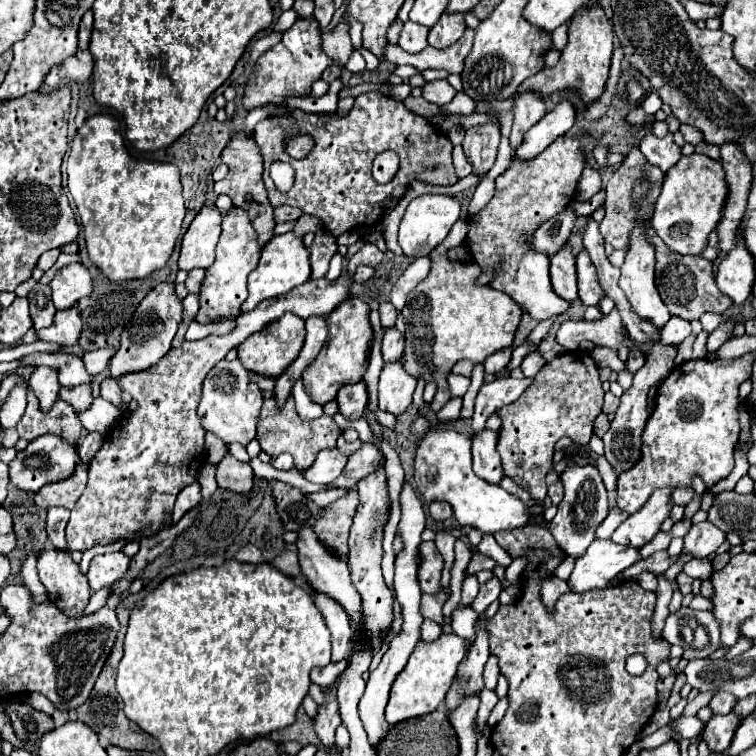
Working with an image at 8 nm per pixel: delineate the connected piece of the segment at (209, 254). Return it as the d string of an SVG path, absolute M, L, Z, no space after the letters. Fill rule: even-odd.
M215 206L201 208L181 240L179 270L209 268L215 260L215 246L221 234L221 214Z

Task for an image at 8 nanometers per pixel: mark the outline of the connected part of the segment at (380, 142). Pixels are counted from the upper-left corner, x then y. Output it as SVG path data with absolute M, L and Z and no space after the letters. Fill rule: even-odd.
M379 92L359 94L353 110L345 118L337 118L337 114L307 114L303 110L295 110L283 118L265 118L255 126L253 140L263 156L263 182L271 206L299 206L305 214L317 216L333 236L341 236L343 232L355 228L373 228L379 224L385 214L383 202L397 186L407 188L413 180L423 180L423 184L451 186L459 180L451 162L453 146L449 138L429 120L409 112L401 102L395 102ZM295 132L311 134L315 140L315 148L305 160L293 160L283 150L287 134ZM383 150L393 150L401 158L401 168L389 184L377 184L371 176L371 164ZM275 160L289 162L295 170L295 184L289 192L279 192L269 178L269 166Z

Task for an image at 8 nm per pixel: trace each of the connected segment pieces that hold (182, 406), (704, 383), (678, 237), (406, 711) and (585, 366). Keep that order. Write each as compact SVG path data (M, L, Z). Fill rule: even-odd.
M347 274L339 276L335 282L327 282L325 278L305 282L279 298L259 302L259 306L247 314L239 314L237 324L229 334L207 336L197 342L185 340L183 346L171 348L159 364L119 378L121 388L131 392L139 402L139 408L121 418L91 460L87 488L71 510L71 520L65 530L69 550L85 552L101 542L131 538L137 532L153 536L159 530L169 528L175 498L197 478L201 464L205 430L197 414L197 404L207 372L223 360L231 348L237 348L245 338L263 330L285 312L293 312L303 320L309 316L327 316L349 298L347 290L351 284L353 280Z
M743 354L731 360L689 360L673 368L669 378L659 386L655 410L647 420L643 432L641 460L627 472L619 474L617 480L617 506L635 514L643 508L647 498L655 488L691 488L691 478L699 474L707 488L715 486L719 480L727 478L735 468L735 444L739 440L739 408L743 400L739 398L741 382L749 380L755 354Z
M703 154L681 156L681 160L665 174L663 190L657 198L651 224L657 236L667 244L667 248L679 254L699 256L707 248L709 234L719 222L723 198L727 198L727 182L721 162L711 160Z
M441 634L435 642L419 642L407 662L407 666L399 672L391 686L389 704L385 708L385 718L391 726L397 722L403 722L407 718L417 718L423 714L429 714L439 708L439 704L445 700L447 690L451 688L451 682L455 678L459 662L465 658L467 646L465 640L457 634Z
M581 350L565 352L547 362L547 376L543 366L541 376L533 378L521 398L497 412L503 420L497 444L503 472L527 490L536 503L542 504L547 497L545 478L553 464L557 440L569 436L575 444L587 446L593 436L595 418L603 408L603 394L599 368L591 354Z

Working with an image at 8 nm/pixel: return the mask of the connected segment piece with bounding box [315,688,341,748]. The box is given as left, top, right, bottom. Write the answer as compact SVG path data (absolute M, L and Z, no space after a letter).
M333 688L333 696L325 696L325 700L327 700L327 704L319 708L319 714L315 718L315 730L317 730L323 746L331 748L331 746L335 746L335 730L341 724L337 700L335 700L335 688Z

